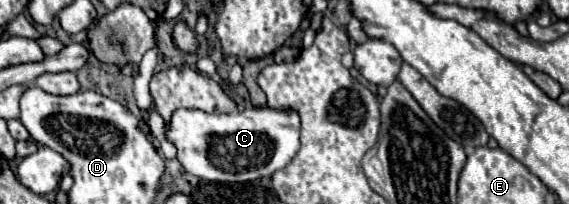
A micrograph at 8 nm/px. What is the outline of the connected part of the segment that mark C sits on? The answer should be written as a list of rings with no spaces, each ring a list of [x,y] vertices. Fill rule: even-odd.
[[[248,105],[244,111],[210,115],[198,109],[176,109],[164,125],[166,139],[176,147],[182,167],[204,181],[248,183],[284,169],[300,149],[300,117],[294,109]]]

